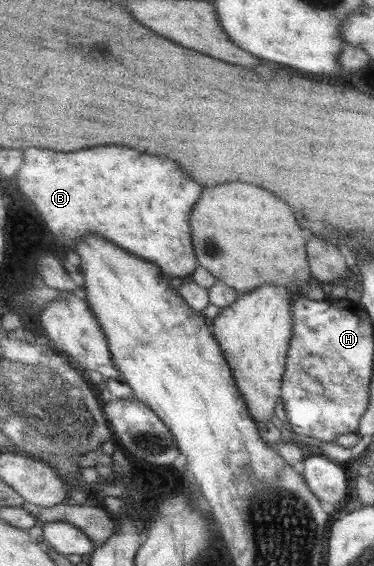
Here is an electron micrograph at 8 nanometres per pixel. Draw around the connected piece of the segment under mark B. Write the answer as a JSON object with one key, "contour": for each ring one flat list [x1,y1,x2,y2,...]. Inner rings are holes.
{"contour":[[96,146,78,152,58,152,48,148,28,148,24,168,18,174,22,192,38,206,46,224,56,236,66,236,72,244,84,234,98,232,112,242,128,248,132,254,142,256,160,267,169,278,190,276,198,268,198,258,192,242,192,210,200,200,204,186,188,176,178,162,144,154,128,146]]}

